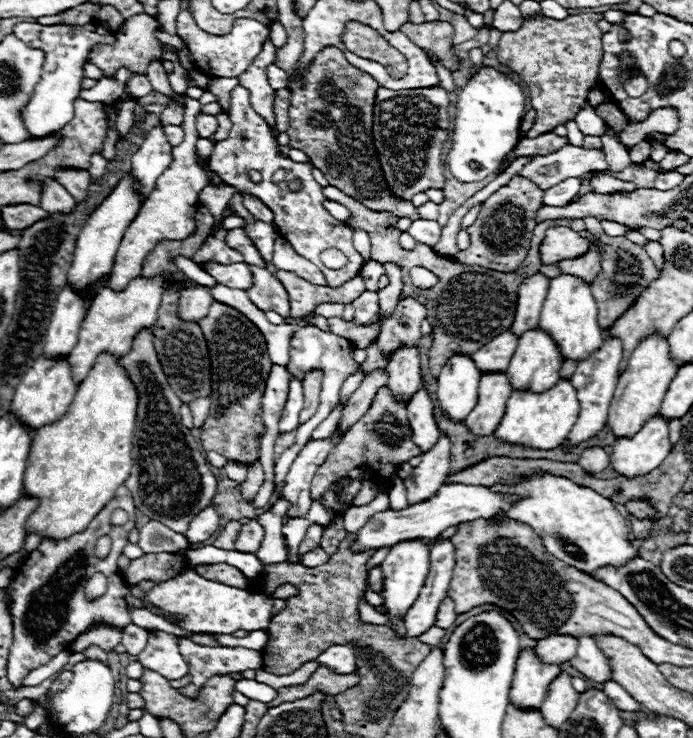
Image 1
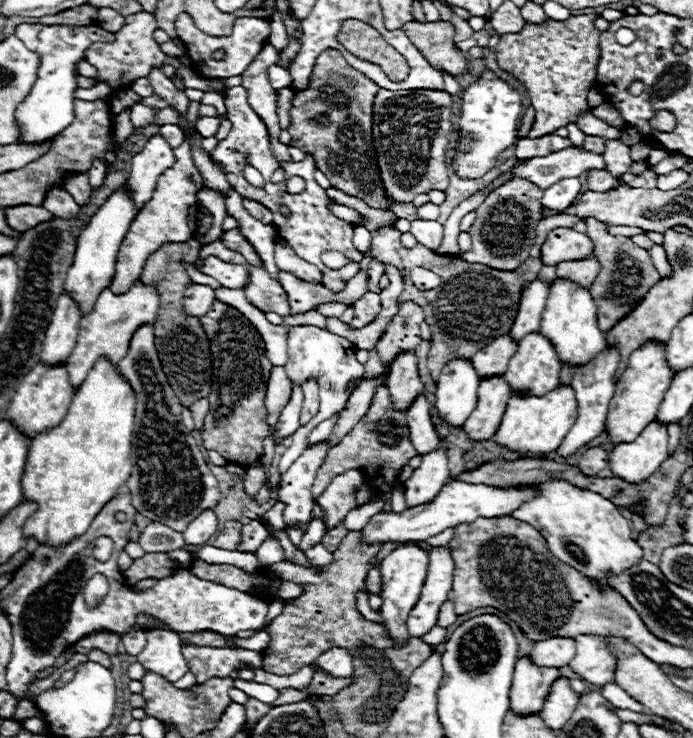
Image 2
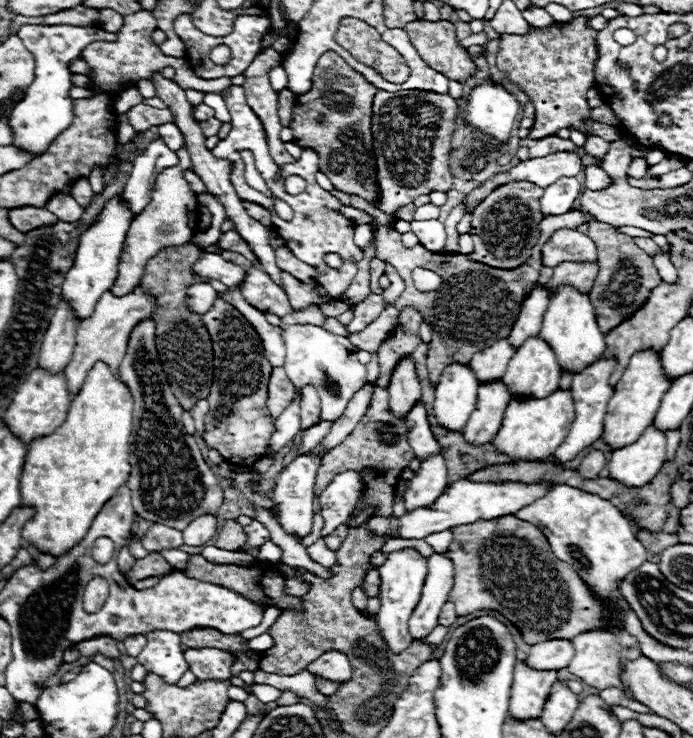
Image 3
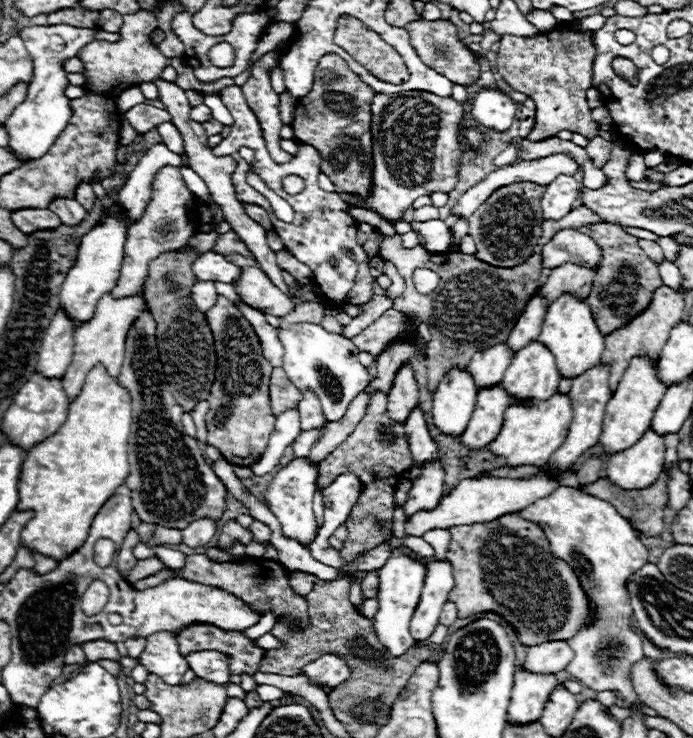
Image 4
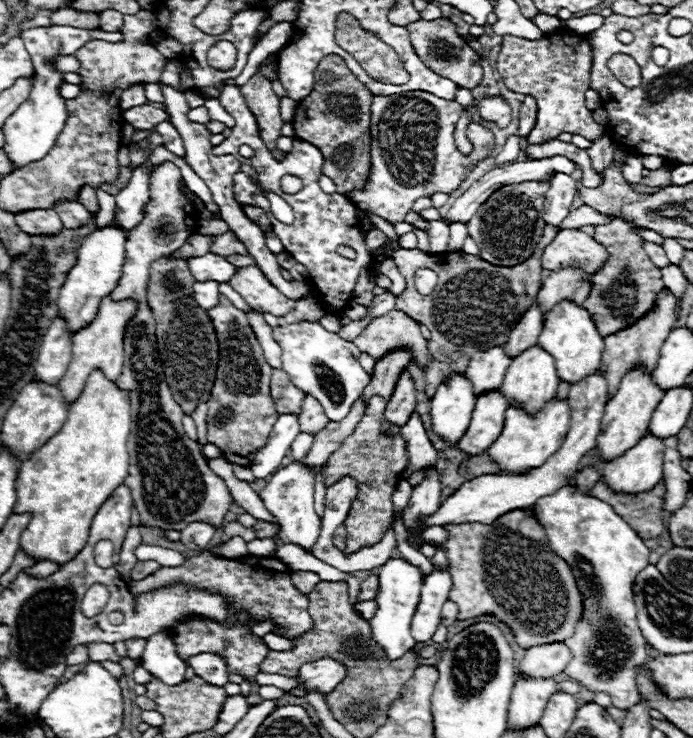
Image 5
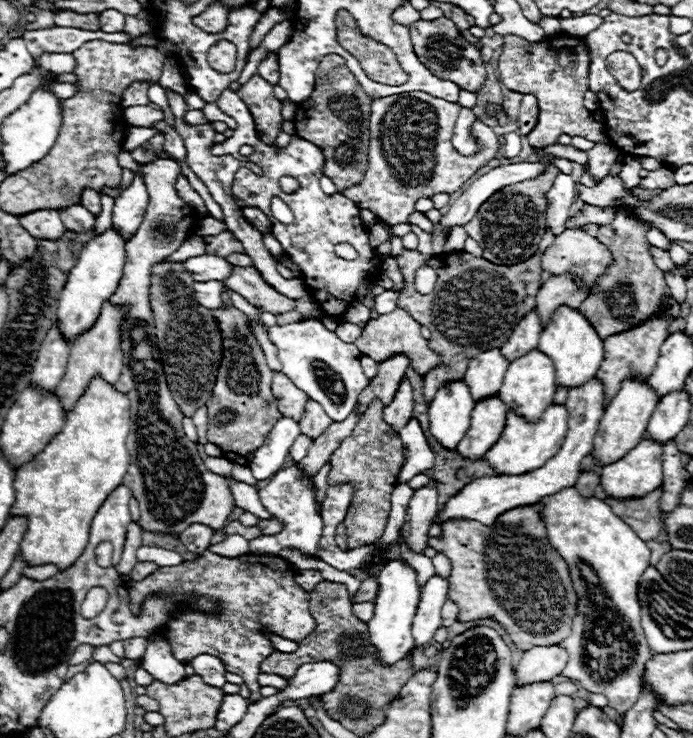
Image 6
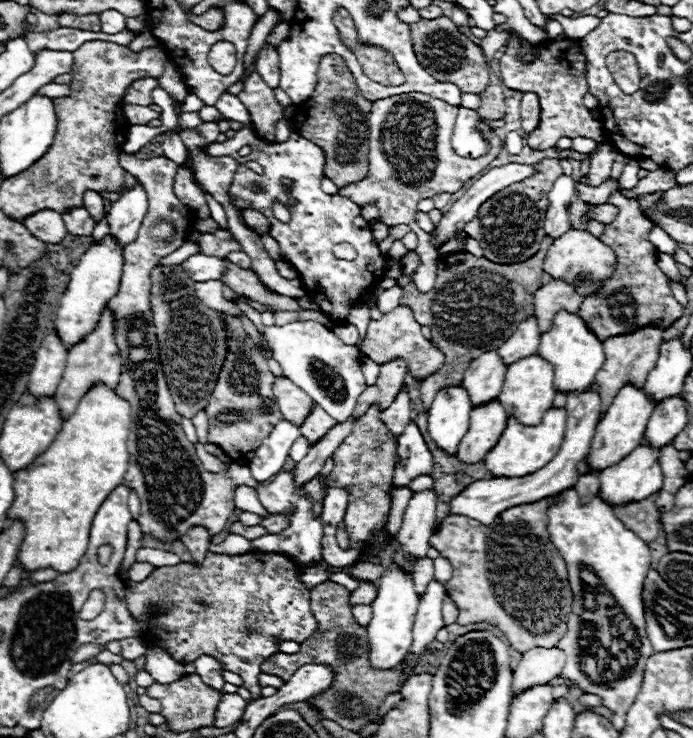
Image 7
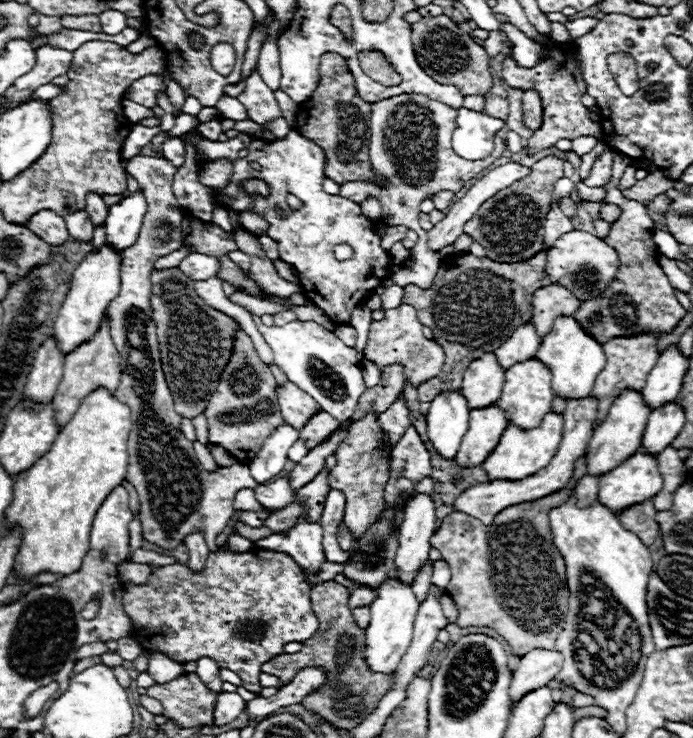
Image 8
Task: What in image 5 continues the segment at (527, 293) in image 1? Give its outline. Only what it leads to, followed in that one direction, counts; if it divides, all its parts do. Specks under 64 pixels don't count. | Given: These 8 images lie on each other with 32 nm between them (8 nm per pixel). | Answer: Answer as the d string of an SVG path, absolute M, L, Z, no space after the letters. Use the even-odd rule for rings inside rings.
M534 300L532 306L524 312L524 316L518 320L518 324L514 326L514 330L508 336L506 350L512 358L514 358L514 354L520 354L520 350L526 350L528 346L532 346L532 342L538 342L542 322L544 322L544 318L542 318L540 304L538 304L538 300Z

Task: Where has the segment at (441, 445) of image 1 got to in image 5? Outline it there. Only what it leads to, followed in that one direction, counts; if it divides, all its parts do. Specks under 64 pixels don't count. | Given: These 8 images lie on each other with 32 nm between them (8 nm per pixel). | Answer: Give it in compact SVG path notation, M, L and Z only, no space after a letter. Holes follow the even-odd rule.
M434 466L424 470L424 480L412 488L408 506L404 508L404 522L406 526L414 524L416 516L432 514L440 506L440 476Z

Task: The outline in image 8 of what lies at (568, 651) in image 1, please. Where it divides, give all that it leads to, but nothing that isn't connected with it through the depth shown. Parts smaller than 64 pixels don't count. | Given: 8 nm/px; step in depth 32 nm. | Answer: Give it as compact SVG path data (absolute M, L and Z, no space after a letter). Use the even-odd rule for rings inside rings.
M534 648L520 658L518 668L512 674L512 704L528 690L546 686L562 668L564 656L558 650Z

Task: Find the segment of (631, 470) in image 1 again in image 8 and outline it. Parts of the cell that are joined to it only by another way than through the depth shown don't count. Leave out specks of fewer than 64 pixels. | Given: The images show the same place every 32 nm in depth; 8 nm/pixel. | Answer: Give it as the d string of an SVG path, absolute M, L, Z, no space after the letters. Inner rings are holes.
M638 448L628 460L624 460L620 466L604 472L600 476L600 494L598 500L604 502L612 512L622 510L624 506L644 502L652 496L656 496L662 490L662 474L658 470L658 460L656 454L646 452L644 448Z

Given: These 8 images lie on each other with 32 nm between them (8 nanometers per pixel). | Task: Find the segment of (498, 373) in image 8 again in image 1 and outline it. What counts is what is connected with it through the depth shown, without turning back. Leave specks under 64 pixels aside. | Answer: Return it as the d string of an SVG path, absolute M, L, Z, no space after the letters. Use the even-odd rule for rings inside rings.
M506 330L504 334L494 336L488 344L478 348L472 358L480 372L484 370L506 370L508 362L516 350L516 334L512 330Z

